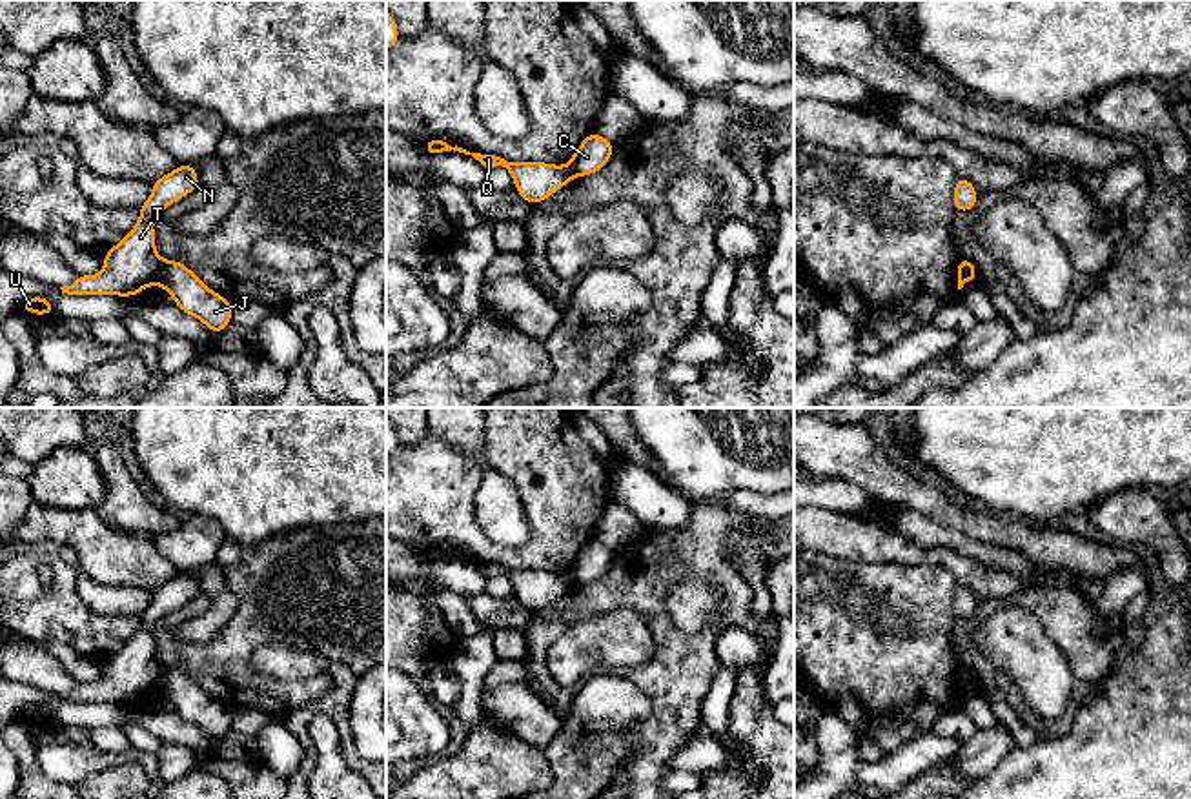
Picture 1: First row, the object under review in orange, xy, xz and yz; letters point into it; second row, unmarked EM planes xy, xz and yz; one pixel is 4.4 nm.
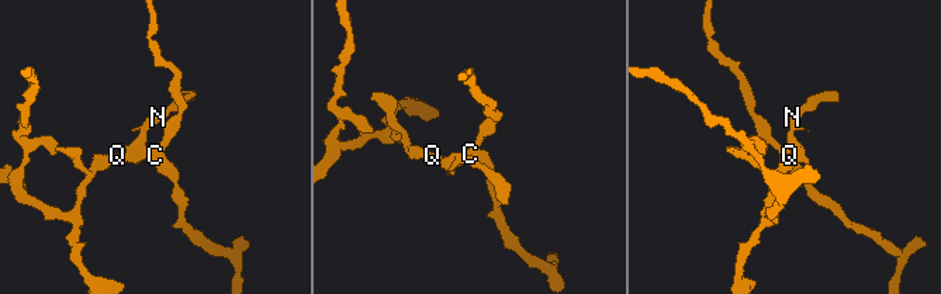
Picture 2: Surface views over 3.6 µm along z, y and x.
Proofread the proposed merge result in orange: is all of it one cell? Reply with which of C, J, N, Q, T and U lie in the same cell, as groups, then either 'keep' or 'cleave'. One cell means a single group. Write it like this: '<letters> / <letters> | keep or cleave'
C J / N Q T U | cleave

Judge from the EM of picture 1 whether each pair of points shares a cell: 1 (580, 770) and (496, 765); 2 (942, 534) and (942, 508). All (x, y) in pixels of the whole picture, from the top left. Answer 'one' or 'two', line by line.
1: two
2: two

